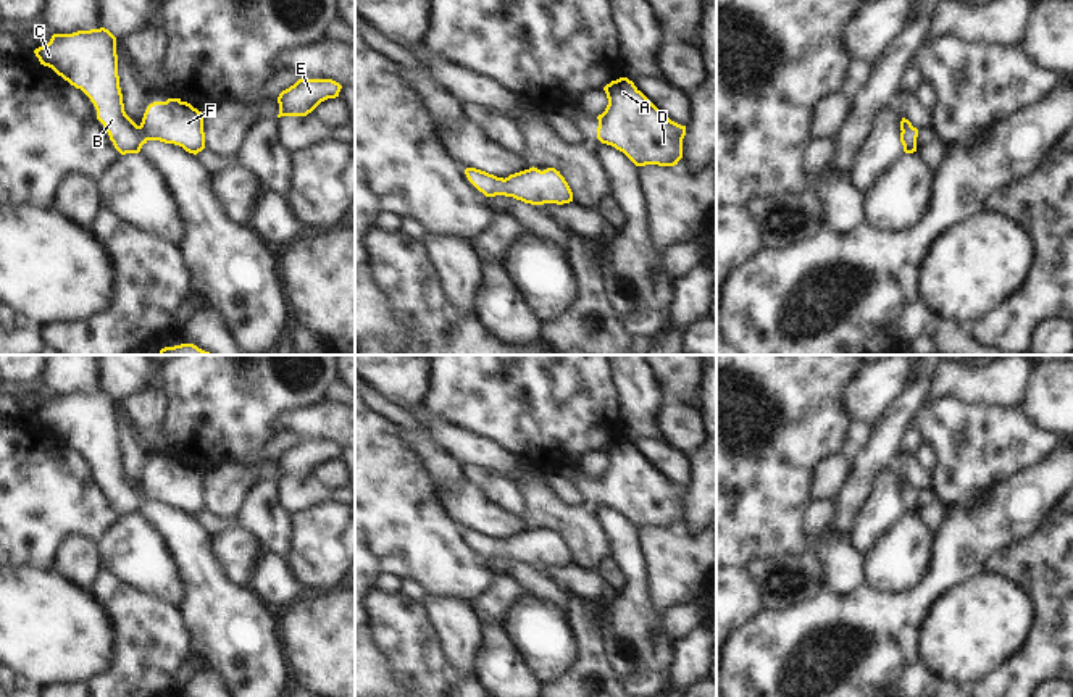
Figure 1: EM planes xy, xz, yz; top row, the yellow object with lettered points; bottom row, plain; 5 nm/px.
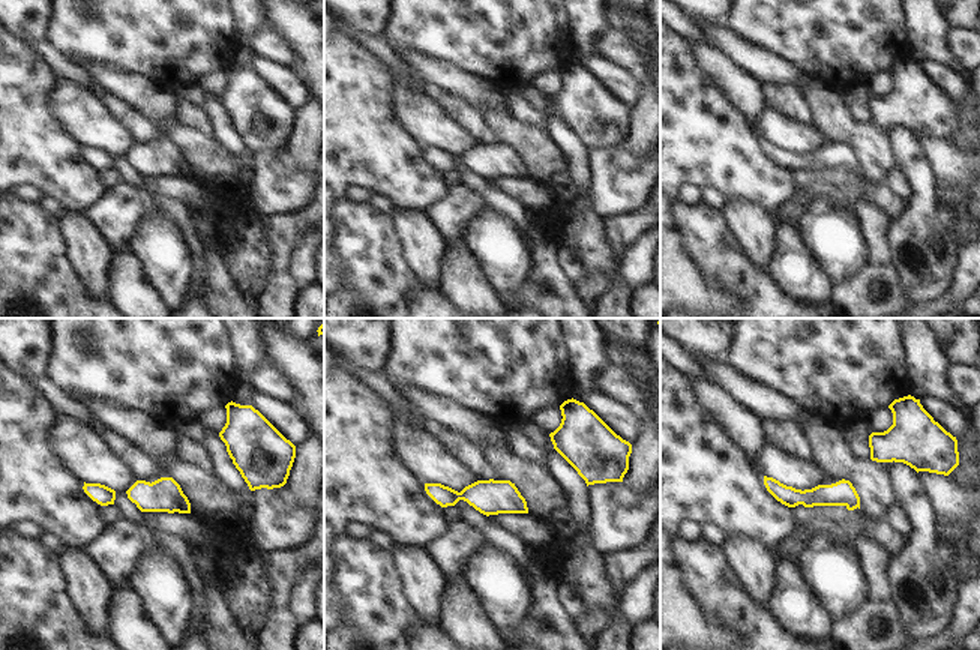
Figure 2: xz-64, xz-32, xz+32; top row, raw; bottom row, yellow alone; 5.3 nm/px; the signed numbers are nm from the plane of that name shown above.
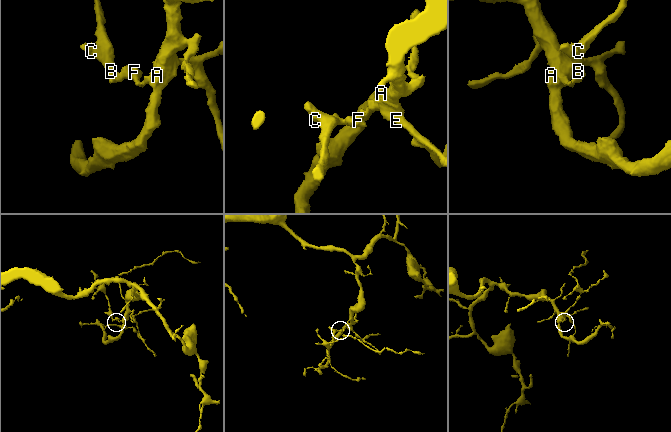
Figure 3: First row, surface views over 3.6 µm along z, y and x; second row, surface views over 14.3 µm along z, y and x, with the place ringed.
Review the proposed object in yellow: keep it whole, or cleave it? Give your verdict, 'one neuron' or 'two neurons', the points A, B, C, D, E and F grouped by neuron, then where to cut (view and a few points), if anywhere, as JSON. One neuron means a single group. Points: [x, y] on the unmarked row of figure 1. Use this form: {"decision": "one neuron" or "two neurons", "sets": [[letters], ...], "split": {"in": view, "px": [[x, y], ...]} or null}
{"decision": "one neuron", "sets": [["A", "B", "C", "D", "E", "F"]], "split": null}

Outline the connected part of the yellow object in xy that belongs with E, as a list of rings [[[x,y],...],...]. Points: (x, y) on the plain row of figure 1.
[[[299,440],[278,458],[281,478],[307,478],[321,463],[339,458],[342,447],[332,440]]]

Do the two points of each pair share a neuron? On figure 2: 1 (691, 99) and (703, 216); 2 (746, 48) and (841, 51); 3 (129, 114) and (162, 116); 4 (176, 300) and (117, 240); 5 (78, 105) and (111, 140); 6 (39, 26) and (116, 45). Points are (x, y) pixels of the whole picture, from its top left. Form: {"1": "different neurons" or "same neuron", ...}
{"1": "different neurons", "2": "different neurons", "3": "different neurons", "4": "different neurons", "5": "same neuron", "6": "different neurons"}

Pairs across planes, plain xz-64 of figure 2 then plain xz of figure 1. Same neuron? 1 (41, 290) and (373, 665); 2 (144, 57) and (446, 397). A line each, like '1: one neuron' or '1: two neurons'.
1: two neurons
2: one neuron

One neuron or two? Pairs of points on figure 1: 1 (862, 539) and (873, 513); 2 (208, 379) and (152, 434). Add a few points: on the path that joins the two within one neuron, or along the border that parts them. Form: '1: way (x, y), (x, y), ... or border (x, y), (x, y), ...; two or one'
1: way (865, 533), (873, 520); one
2: border (165, 383), (168, 394), (167, 436), (170, 457); two

